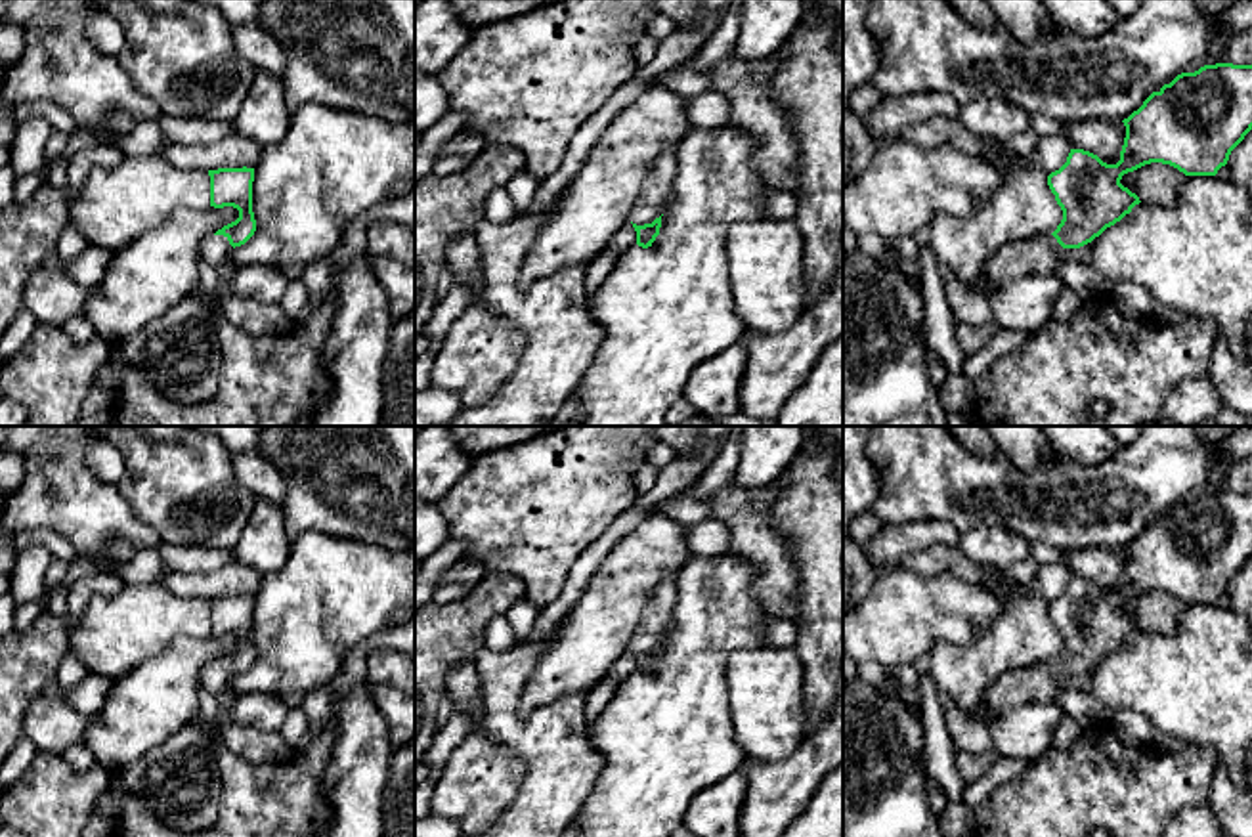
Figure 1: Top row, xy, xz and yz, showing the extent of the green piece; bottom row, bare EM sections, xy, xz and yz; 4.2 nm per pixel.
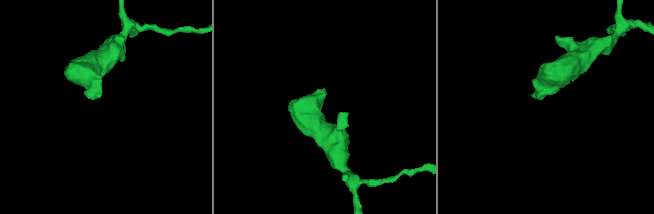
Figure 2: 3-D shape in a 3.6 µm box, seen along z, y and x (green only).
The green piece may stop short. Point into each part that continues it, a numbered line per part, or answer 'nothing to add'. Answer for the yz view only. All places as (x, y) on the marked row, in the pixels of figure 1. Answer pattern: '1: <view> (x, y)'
1: yz (1038, 255)

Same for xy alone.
1: xy (216, 251)

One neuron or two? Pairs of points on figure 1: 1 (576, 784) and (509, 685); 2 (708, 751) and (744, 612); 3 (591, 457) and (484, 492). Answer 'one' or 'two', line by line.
1: one
2: one
3: one

